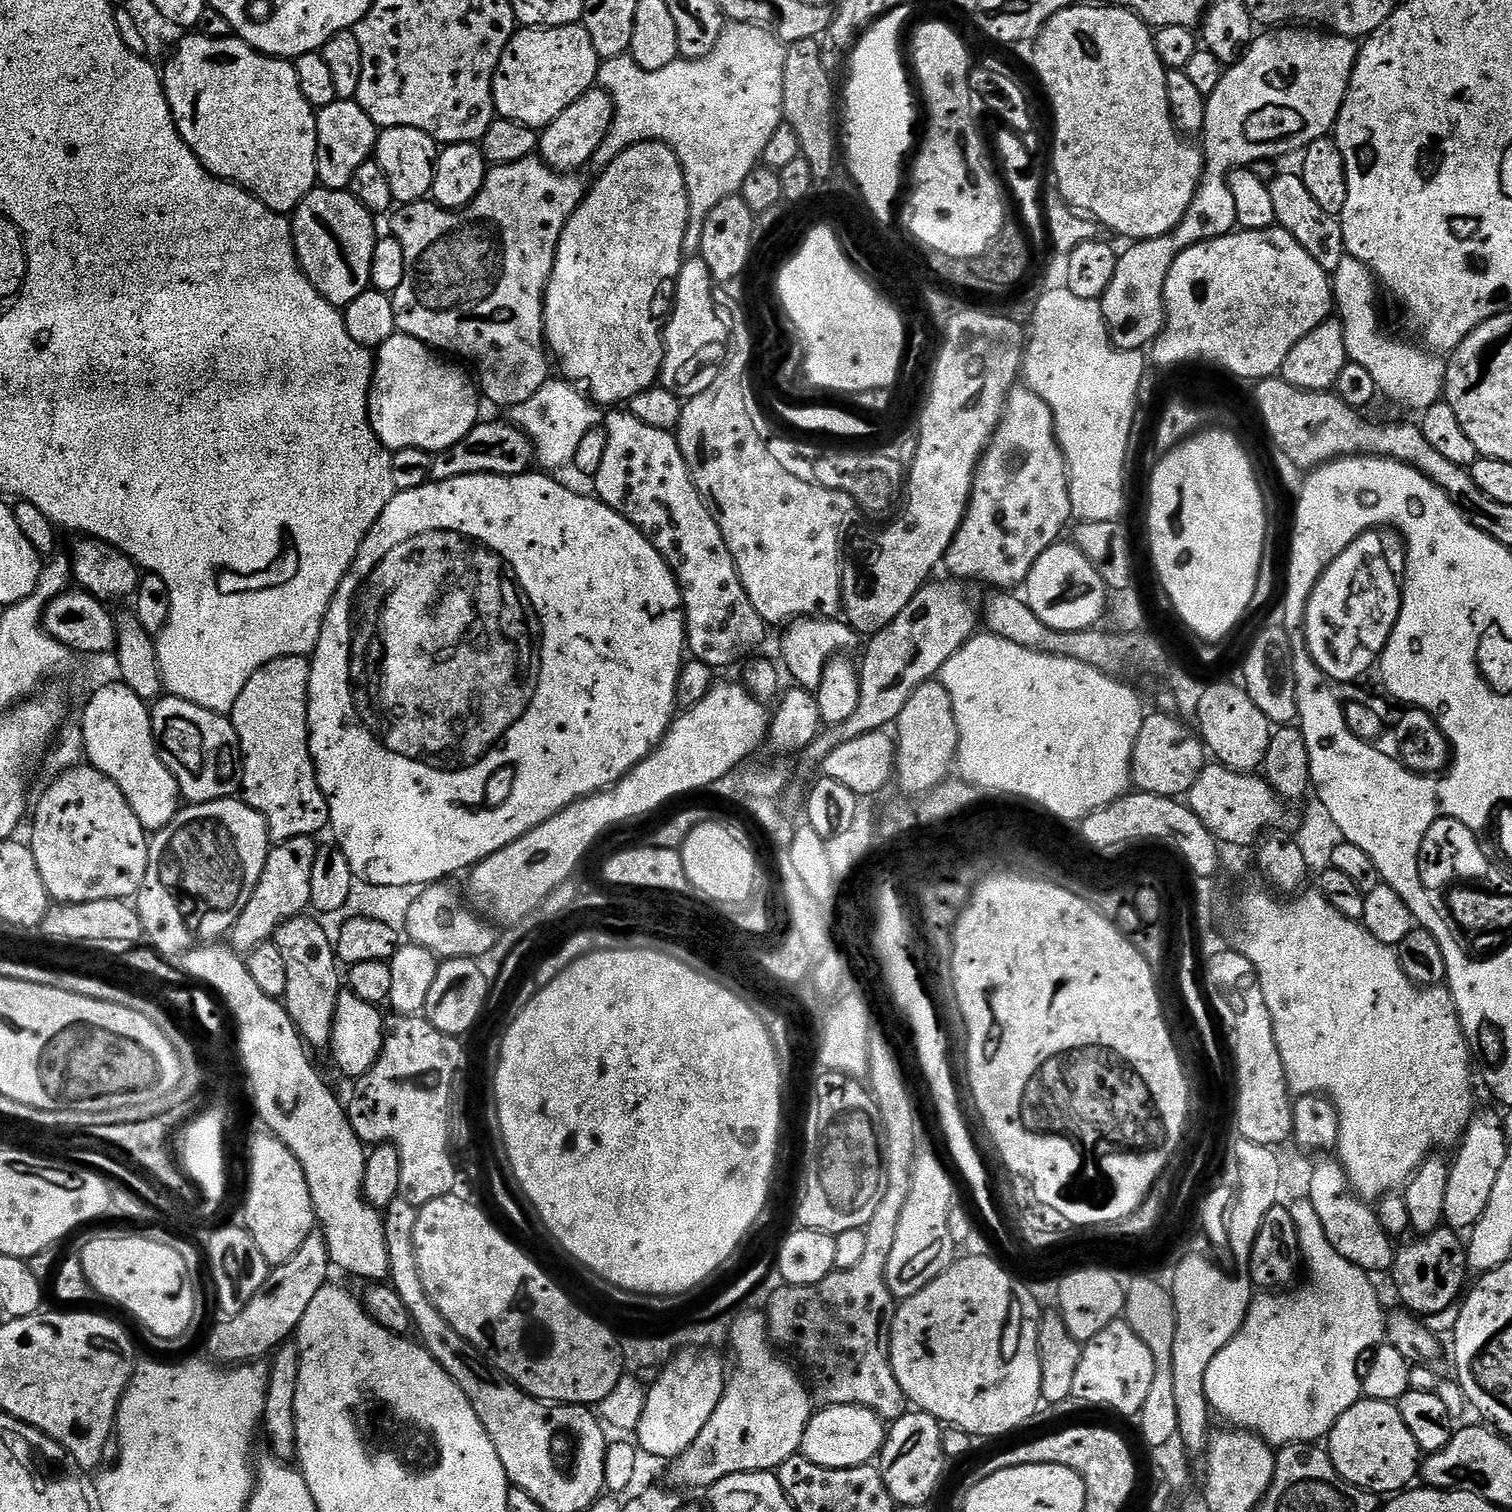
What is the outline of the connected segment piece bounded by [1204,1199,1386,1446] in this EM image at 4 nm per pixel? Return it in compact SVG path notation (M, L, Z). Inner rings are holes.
M1308 1199L1291 1201L1290 1218L1294 1218L1294 1230L1298 1230L1299 1255L1308 1267L1308 1284L1297 1292L1257 1295L1238 1334L1214 1354L1214 1362L1206 1369L1204 1387L1209 1409L1215 1415L1217 1412L1229 1420L1233 1429L1253 1432L1270 1446L1323 1441L1338 1418L1362 1398L1362 1361L1386 1340L1386 1311L1372 1285L1373 1277L1354 1262L1346 1262L1330 1246L1326 1229Z

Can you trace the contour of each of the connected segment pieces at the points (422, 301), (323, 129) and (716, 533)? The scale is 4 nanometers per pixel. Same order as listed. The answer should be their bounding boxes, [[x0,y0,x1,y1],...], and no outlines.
[[391,155,586,410],[316,100,378,192],[595,411,766,670]]

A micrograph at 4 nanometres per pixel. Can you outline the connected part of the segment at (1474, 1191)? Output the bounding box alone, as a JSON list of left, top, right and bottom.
[1444,1111,1510,1230]

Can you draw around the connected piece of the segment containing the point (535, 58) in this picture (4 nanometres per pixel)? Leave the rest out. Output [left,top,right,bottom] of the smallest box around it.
[492,23,601,130]

